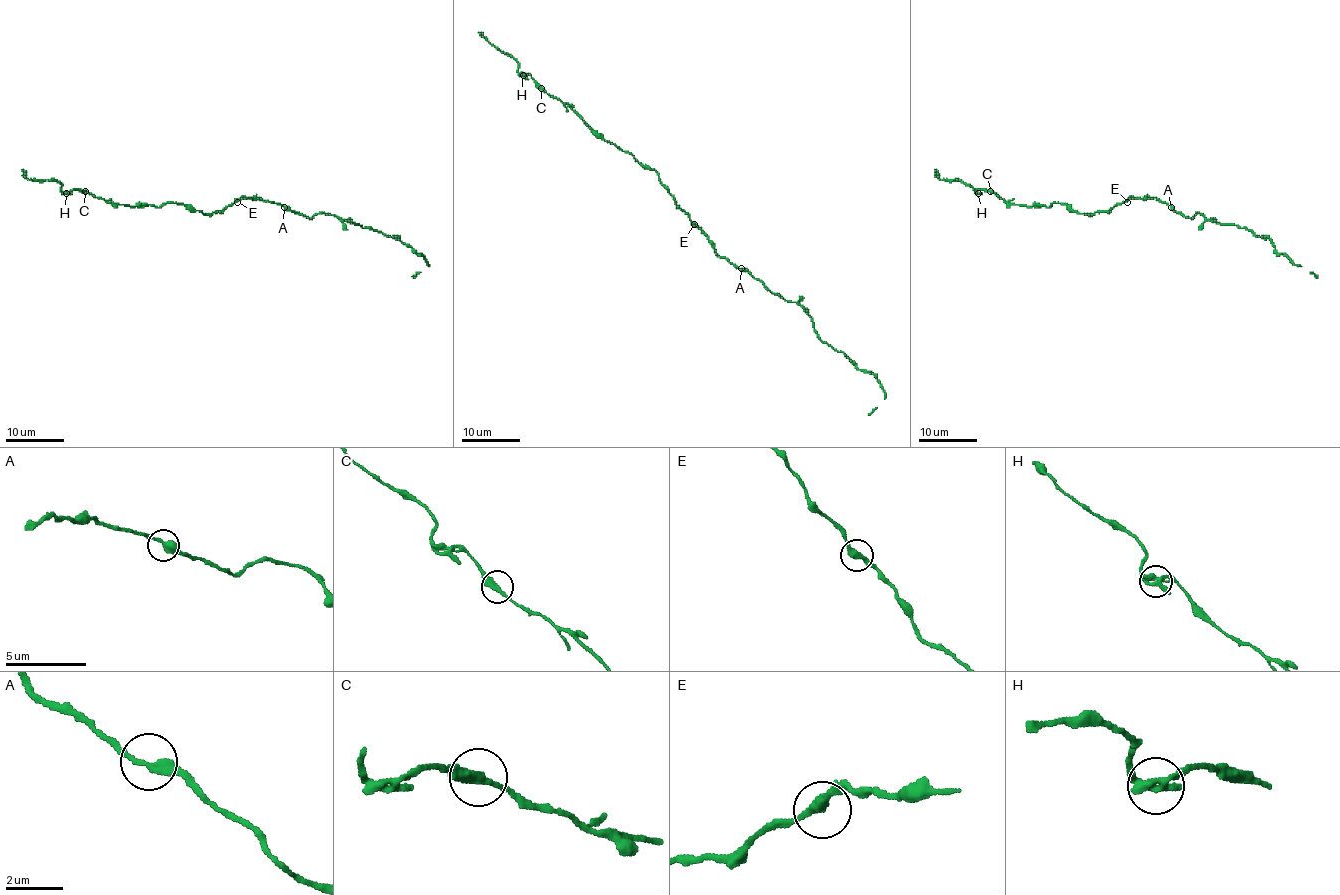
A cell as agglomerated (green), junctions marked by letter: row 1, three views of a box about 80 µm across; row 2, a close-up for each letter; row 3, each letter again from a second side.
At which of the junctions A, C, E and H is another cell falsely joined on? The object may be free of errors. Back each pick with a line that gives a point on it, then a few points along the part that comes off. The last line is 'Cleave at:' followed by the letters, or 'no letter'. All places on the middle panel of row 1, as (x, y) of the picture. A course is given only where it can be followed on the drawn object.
Cleave at: no letter

